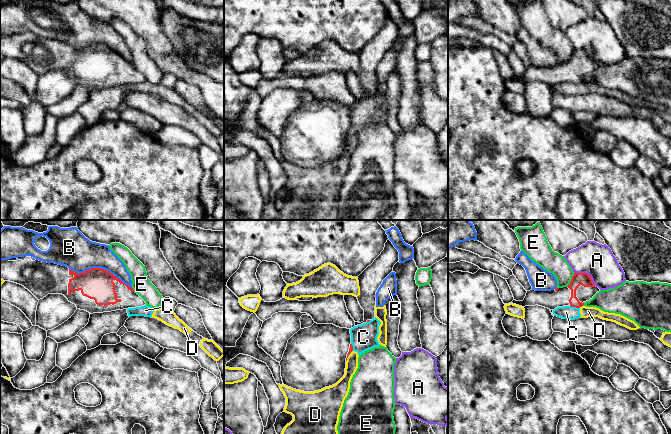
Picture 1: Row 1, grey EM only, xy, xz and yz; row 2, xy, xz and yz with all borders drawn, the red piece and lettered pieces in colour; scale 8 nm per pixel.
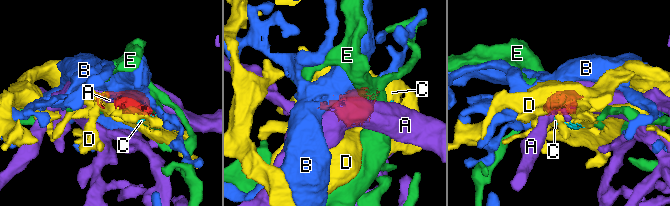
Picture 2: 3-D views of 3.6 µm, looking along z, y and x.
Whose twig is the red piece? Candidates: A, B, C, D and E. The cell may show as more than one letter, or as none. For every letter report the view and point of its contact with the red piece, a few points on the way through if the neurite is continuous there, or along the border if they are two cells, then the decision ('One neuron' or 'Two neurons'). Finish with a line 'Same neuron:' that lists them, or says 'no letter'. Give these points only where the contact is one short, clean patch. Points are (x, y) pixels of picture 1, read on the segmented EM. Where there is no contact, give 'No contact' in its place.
A: Touches red at yz (586, 273). Two neurons
B: Touches red at xy (100, 268). Two neurons
C: Touches red at yz (575, 306). Boundary: yz (570, 305), (579, 308). Two neurons
D: Touches red at yz (580, 306). Two neurons
E: Touches red at yz (571, 280). Two neurons
Same neuron: no letter

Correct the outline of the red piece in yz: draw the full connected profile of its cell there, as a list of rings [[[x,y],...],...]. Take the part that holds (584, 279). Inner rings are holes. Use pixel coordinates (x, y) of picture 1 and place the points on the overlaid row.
[[[574,273],[567,287],[556,287],[551,291],[530,290],[523,301],[513,300],[511,303],[522,307],[538,305],[550,310],[563,306],[580,308],[599,291],[587,273]]]

